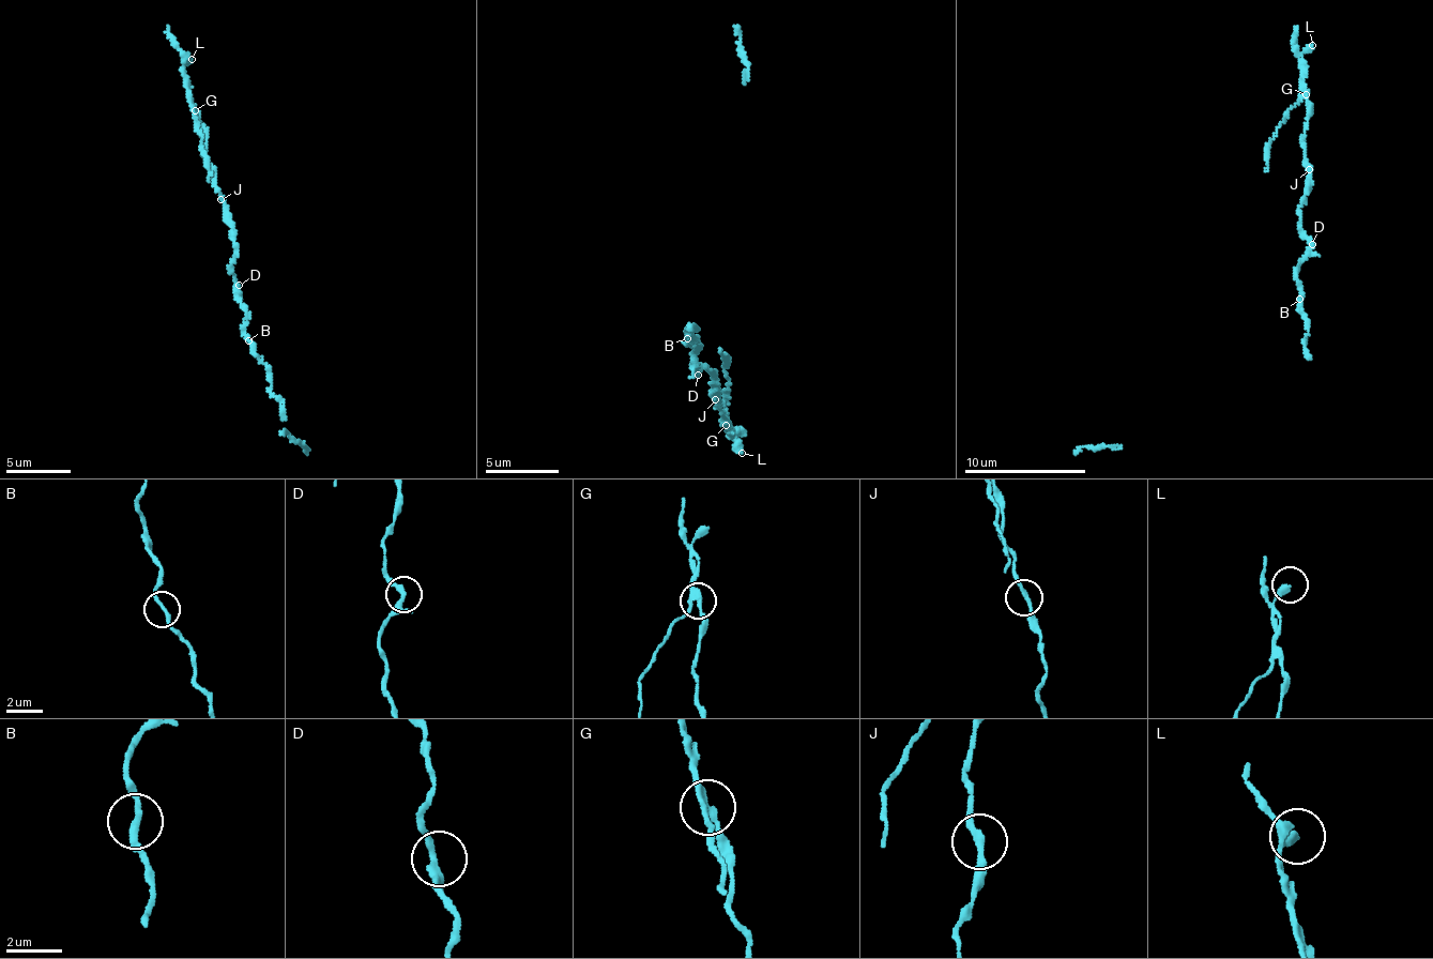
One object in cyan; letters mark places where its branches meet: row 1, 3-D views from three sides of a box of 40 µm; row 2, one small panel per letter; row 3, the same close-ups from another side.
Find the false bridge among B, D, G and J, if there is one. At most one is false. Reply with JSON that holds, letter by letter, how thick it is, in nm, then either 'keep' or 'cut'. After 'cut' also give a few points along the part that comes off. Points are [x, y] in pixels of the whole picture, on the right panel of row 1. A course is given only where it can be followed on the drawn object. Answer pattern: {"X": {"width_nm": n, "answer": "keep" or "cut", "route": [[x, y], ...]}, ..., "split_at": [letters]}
{"B": {"width_nm": 220, "answer": "keep"}, "D": {"width_nm": 240, "answer": "keep"}, "G": {"width_nm": 200, "answer": "cut", "route": [[1305, 95], [1277, 127], [1265, 171]]}, "J": {"width_nm": 240, "answer": "keep"}, "split_at": ["G"]}

